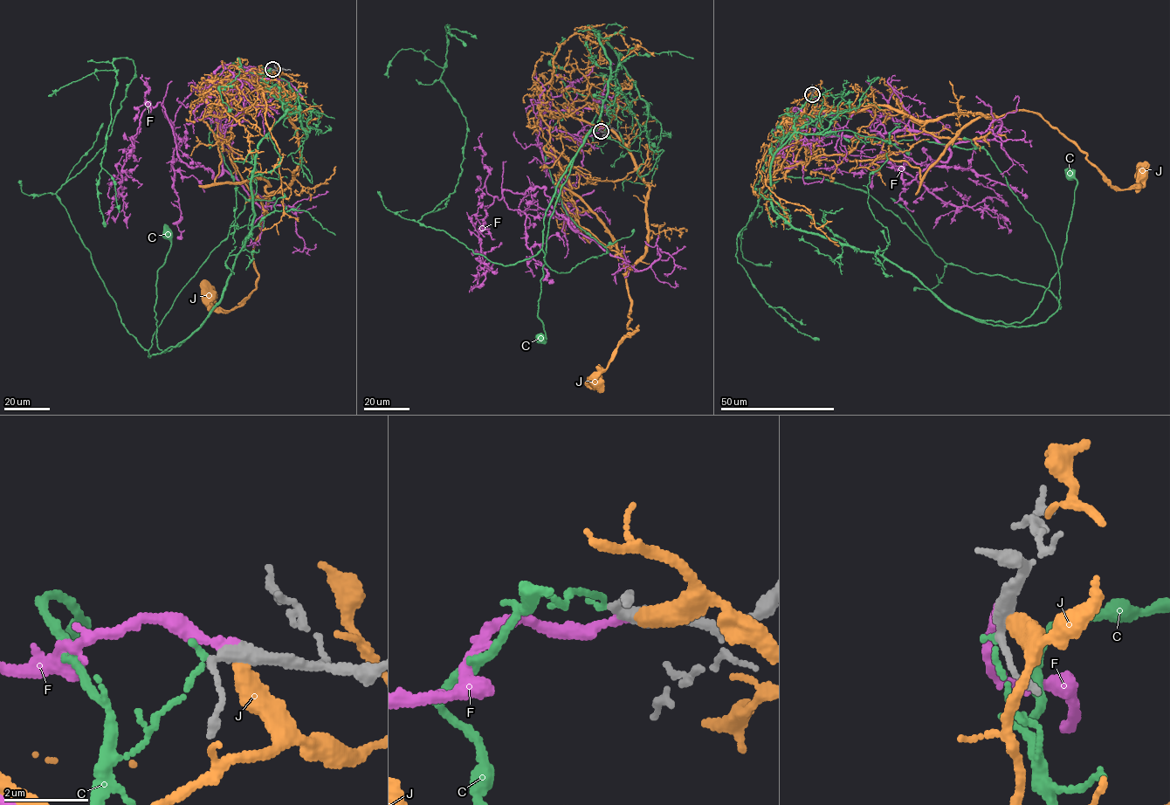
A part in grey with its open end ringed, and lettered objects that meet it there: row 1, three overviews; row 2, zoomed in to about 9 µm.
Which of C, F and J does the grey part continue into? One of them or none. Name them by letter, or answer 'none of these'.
F

